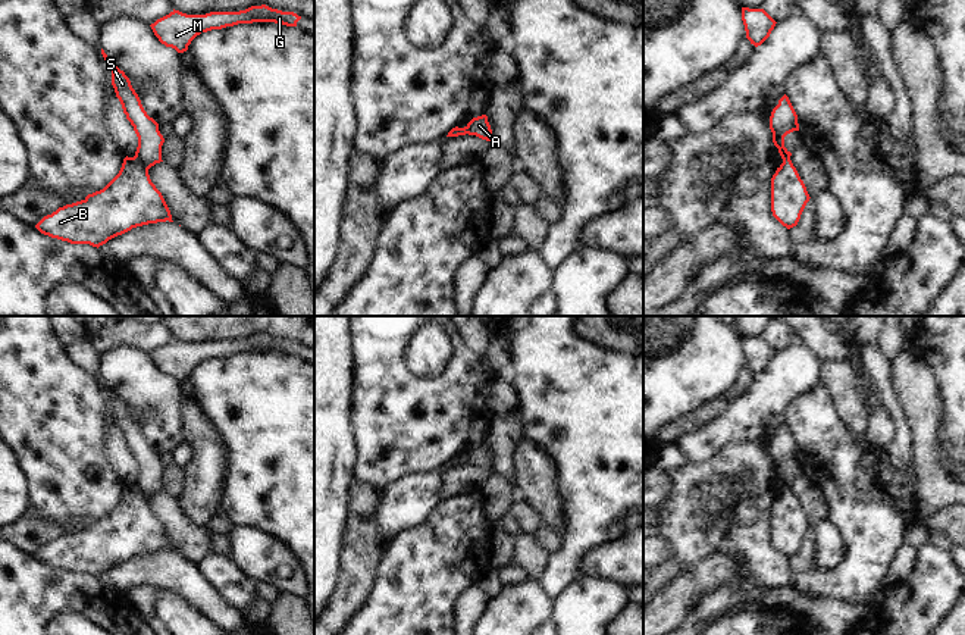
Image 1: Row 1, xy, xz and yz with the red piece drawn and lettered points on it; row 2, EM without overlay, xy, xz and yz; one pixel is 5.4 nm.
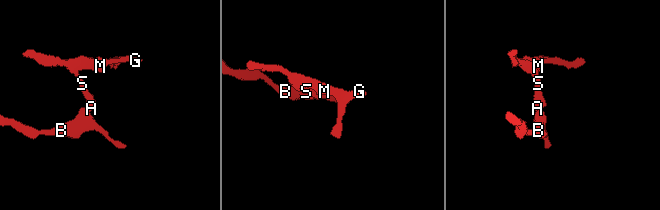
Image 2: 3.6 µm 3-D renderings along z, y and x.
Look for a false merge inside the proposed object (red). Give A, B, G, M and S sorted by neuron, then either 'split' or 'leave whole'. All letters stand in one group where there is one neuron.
A G M S / B; split

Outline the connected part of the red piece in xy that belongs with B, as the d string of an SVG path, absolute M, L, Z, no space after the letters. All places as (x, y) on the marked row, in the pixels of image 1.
M125 157L119 173L100 191L59 207L35 228L71 244L100 247L132 228L173 222L162 193L135 157Z

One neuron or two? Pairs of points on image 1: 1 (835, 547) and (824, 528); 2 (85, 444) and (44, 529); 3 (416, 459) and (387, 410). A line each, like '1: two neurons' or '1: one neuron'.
1: one neuron
2: two neurons
3: one neuron

